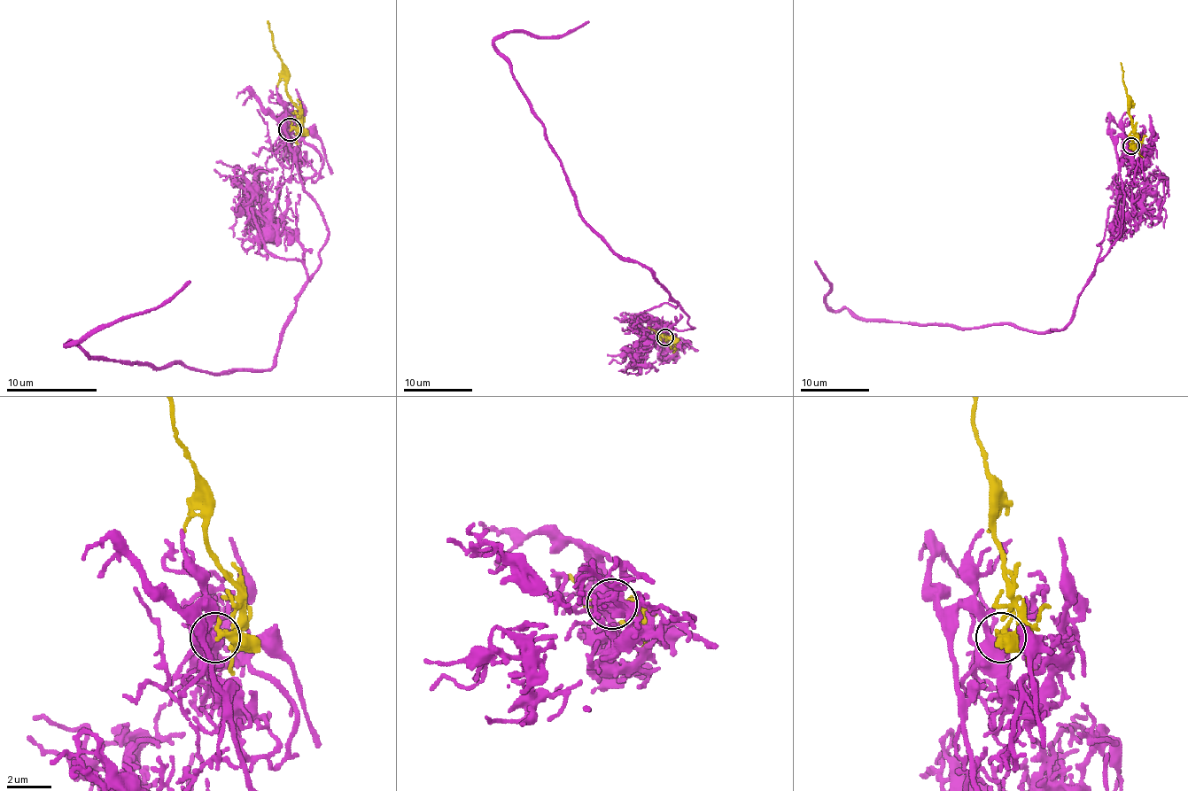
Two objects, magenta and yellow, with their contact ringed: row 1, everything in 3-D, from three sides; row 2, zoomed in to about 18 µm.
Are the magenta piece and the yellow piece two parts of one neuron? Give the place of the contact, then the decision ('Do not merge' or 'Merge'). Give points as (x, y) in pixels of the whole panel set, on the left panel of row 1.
Place: (290, 129). Merge

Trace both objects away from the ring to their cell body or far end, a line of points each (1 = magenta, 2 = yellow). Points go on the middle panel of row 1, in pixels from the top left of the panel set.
1: (663, 337), (663, 324), (694, 328), (688, 316), (586, 222), (494, 43), (511, 32), (562, 37), (589, 21)
2: (665, 337), (665, 340), (672, 340), (648, 326)

